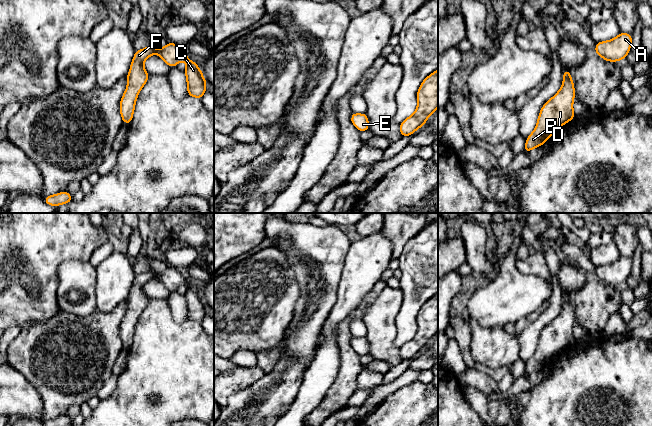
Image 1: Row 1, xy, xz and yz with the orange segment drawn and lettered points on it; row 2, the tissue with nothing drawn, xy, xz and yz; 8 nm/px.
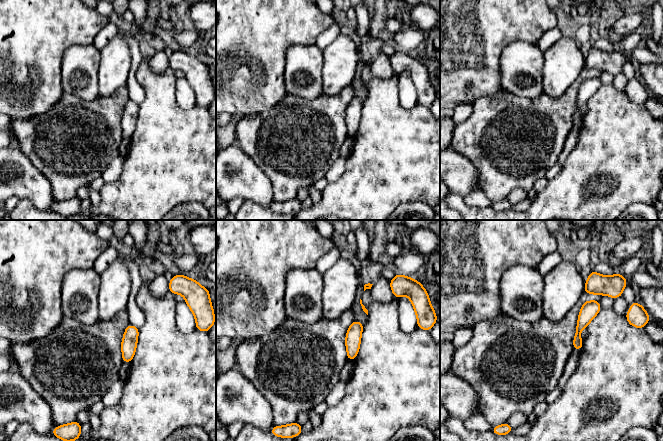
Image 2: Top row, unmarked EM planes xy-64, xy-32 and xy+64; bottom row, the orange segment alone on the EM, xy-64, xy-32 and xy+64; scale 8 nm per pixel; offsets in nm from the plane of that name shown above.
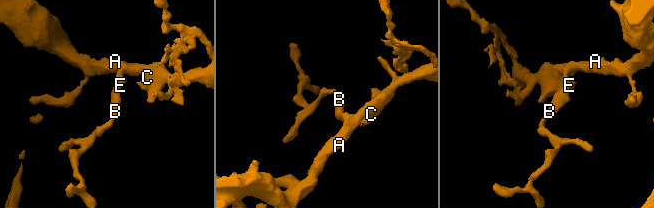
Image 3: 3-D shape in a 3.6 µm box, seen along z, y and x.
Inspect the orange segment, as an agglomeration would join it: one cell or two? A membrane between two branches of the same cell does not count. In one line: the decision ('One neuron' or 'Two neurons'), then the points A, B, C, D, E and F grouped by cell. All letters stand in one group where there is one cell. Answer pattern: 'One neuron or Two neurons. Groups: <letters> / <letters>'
One neuron. Groups: A B C D E F

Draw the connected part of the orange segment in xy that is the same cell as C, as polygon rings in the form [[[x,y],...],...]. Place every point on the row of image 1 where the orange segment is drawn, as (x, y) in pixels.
[[[169,42],[165,47],[157,49],[148,46],[135,51],[129,73],[127,75],[127,89],[120,101],[120,114],[123,123],[129,125],[133,119],[133,112],[138,94],[149,78],[149,73],[144,69],[144,61],[151,55],[158,54],[169,67],[176,67],[180,61],[185,61],[187,67],[185,75],[187,79],[188,96],[201,99],[206,90],[206,80],[198,65],[186,56],[184,47]]]

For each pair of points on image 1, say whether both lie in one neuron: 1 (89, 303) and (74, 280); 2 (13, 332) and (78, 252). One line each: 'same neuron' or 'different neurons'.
1: same neuron
2: different neurons

